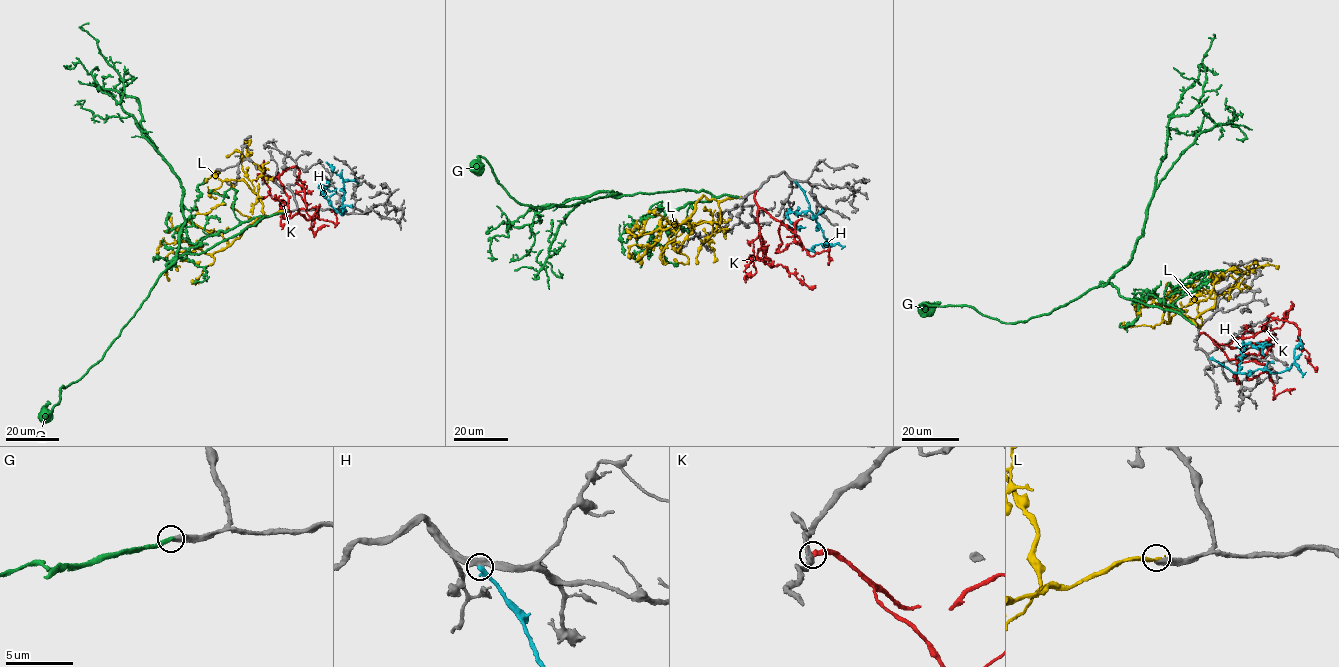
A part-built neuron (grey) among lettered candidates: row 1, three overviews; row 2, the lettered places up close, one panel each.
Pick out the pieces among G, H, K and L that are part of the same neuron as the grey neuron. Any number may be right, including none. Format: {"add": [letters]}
{"add": ["G"]}

